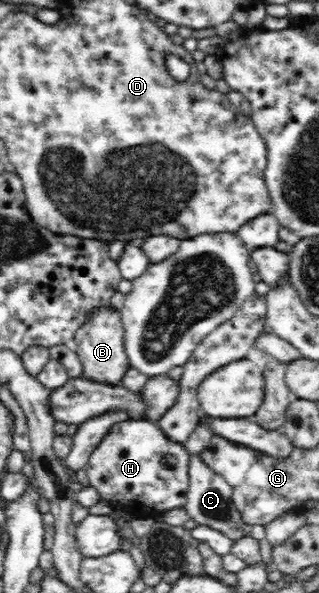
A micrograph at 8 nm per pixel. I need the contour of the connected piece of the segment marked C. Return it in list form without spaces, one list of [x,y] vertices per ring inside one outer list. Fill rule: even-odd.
[[[198,454],[189,455],[188,473],[189,486],[187,502],[184,508],[191,519],[194,519],[200,525],[205,525],[222,532],[232,541],[250,535],[249,526],[243,522],[241,514],[232,501],[232,486],[220,474],[210,469]]]

